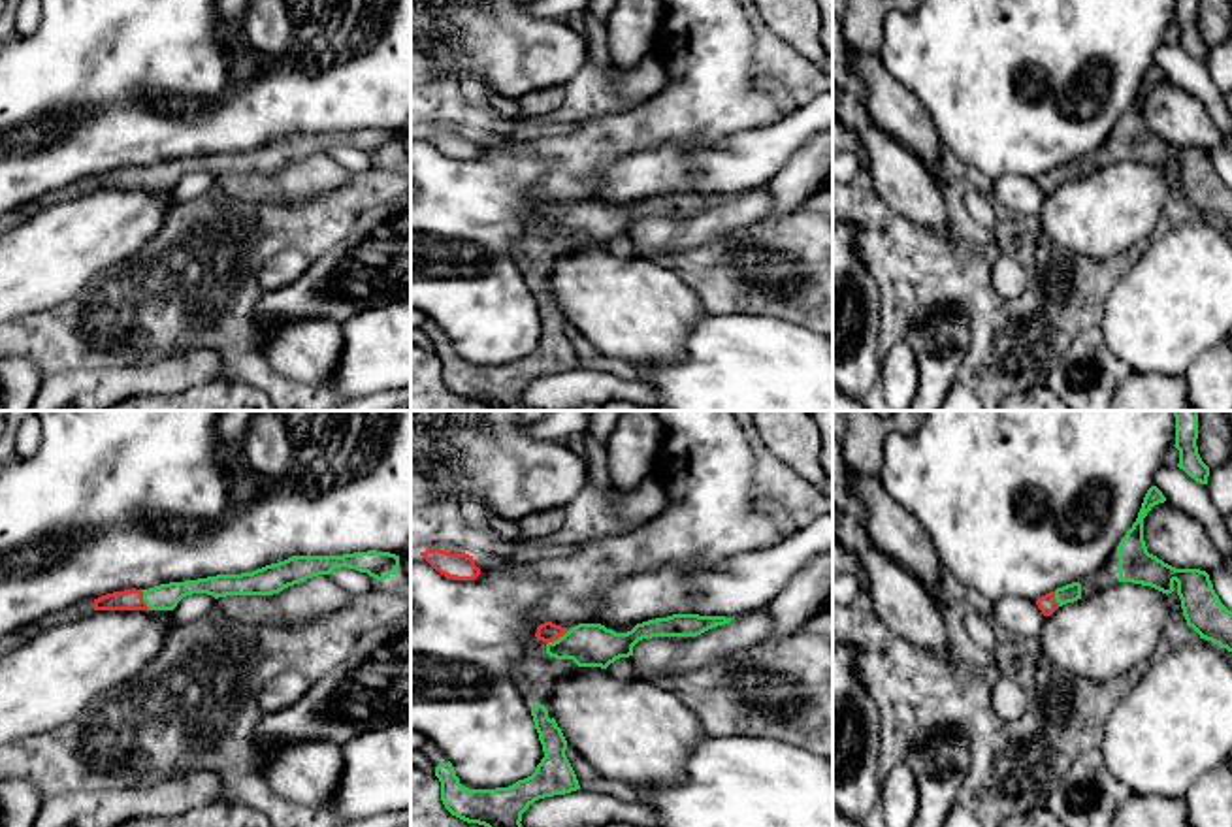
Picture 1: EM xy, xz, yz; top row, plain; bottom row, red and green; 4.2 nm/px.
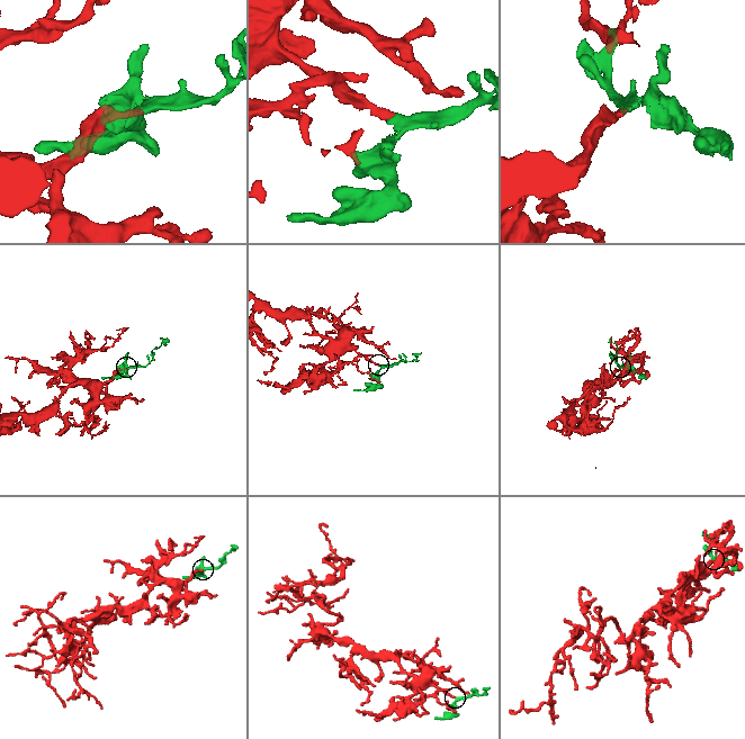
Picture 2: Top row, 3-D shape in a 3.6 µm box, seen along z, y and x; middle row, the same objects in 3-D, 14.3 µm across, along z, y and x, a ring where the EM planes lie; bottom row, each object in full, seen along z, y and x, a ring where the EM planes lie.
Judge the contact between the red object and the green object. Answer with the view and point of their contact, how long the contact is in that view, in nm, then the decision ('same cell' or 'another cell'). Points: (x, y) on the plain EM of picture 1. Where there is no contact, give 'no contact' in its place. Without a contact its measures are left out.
xz (558, 215) | 120 nm | same cell

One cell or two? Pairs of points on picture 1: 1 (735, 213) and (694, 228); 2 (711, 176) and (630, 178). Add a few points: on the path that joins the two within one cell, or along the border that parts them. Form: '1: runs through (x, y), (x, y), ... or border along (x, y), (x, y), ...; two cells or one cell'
1: runs through (726, 217), (703, 227); one cell
2: runs through (690, 176), (650, 176); one cell

